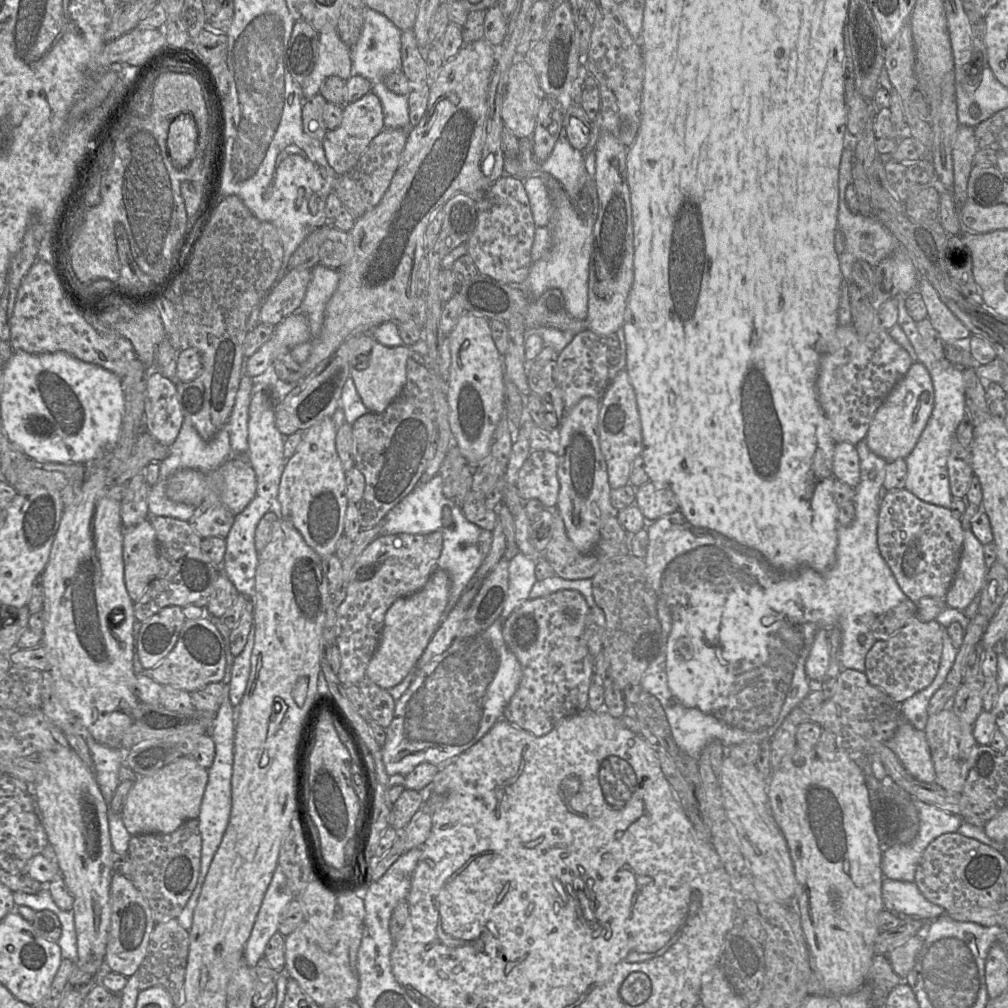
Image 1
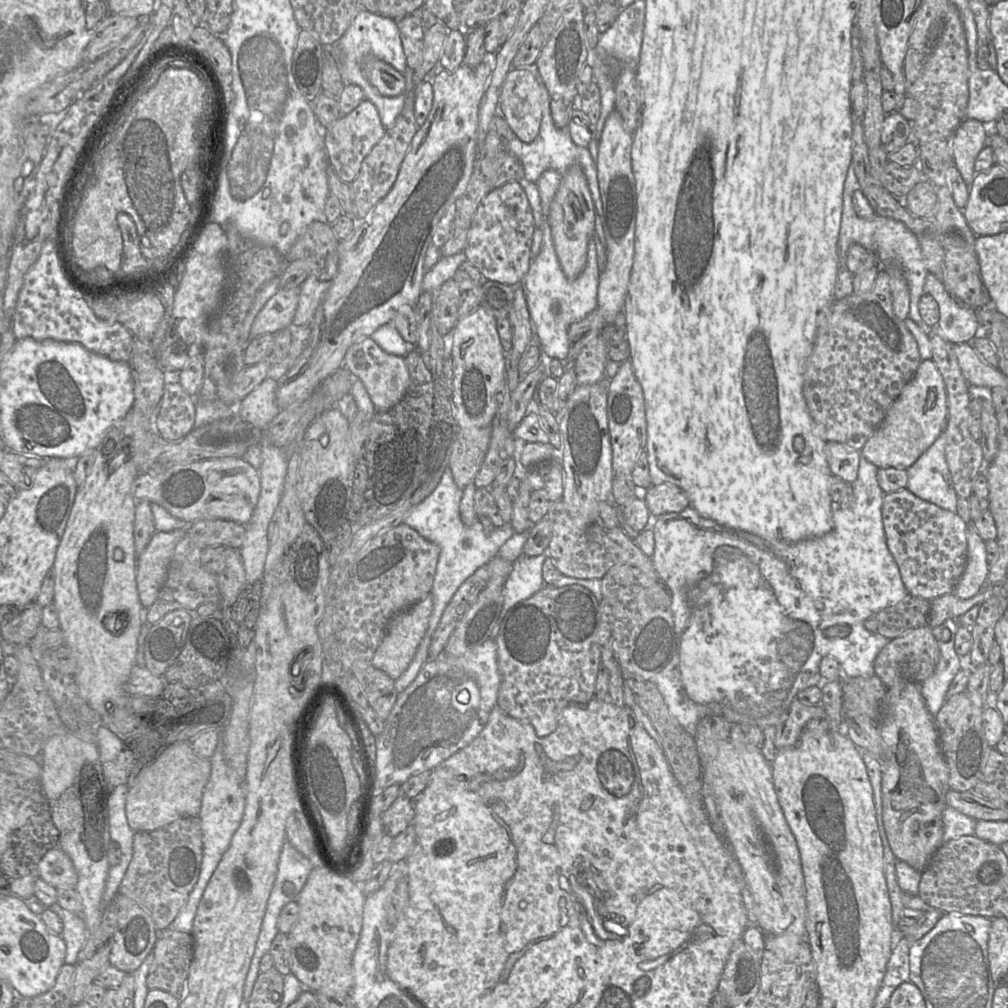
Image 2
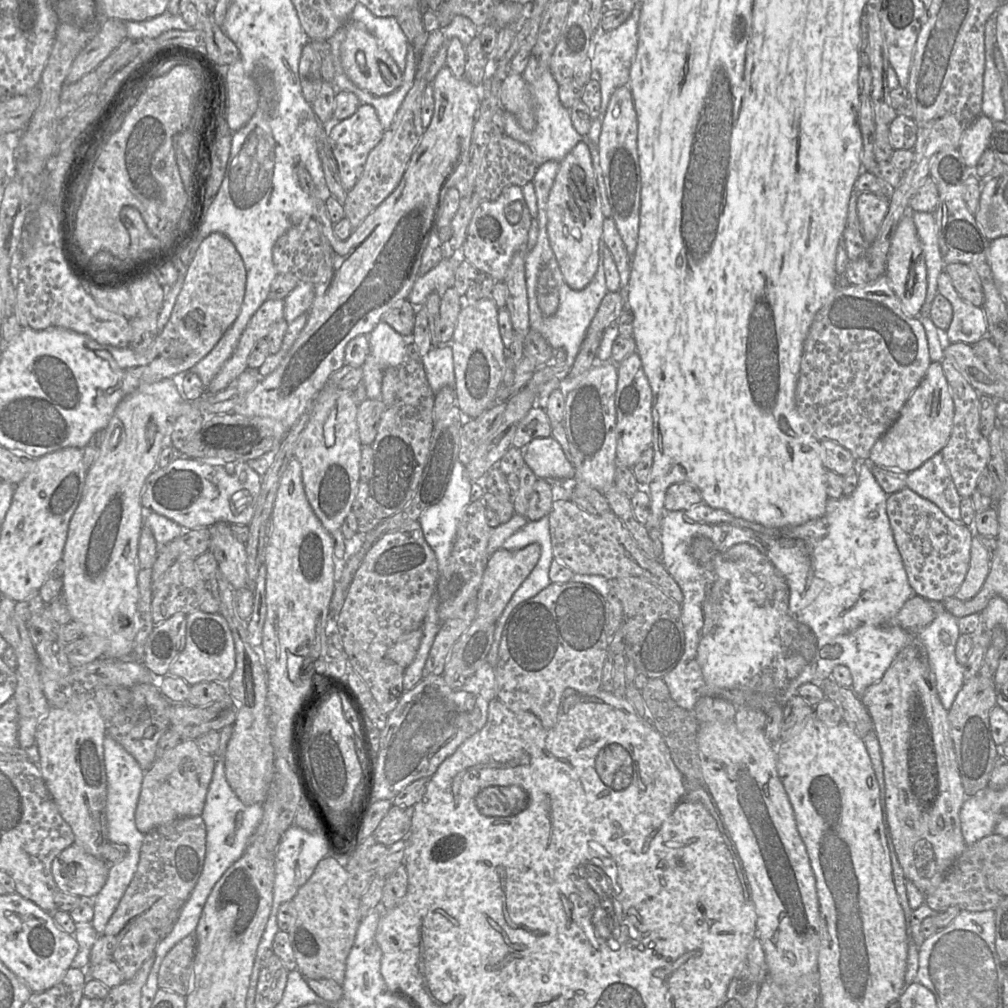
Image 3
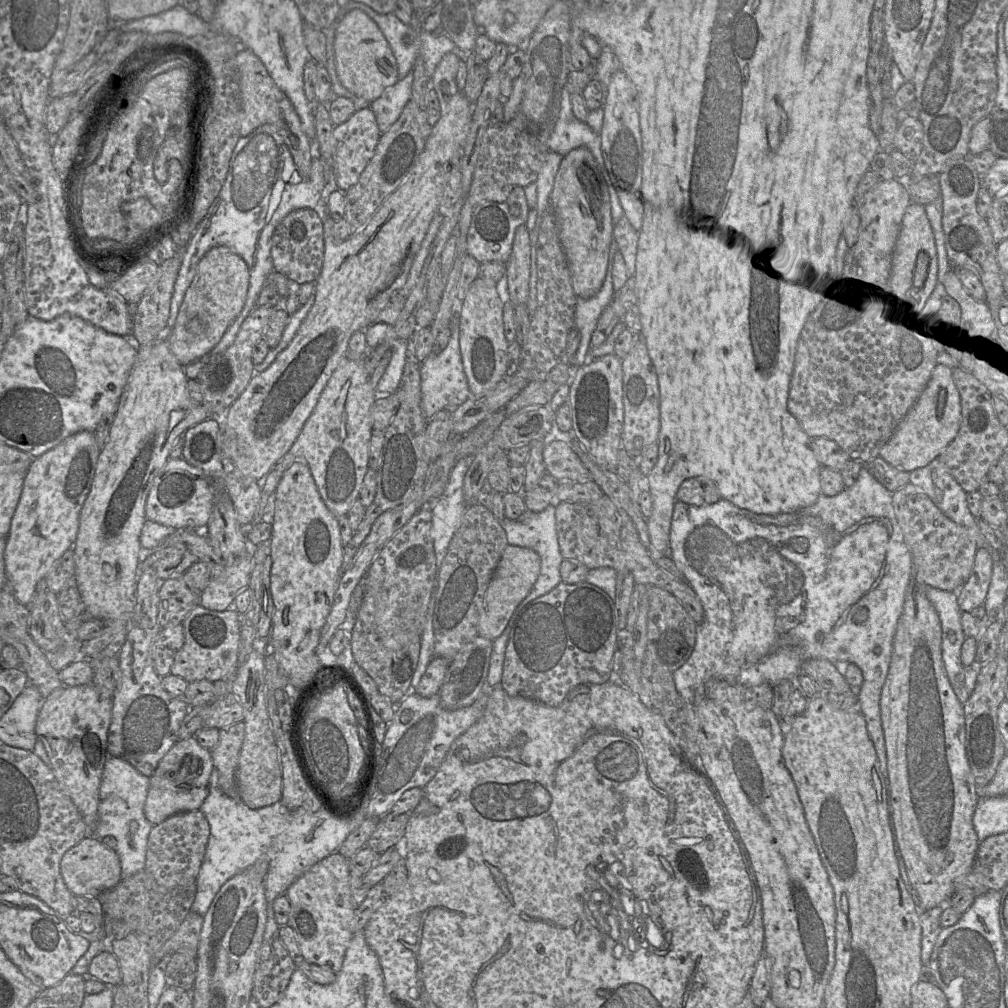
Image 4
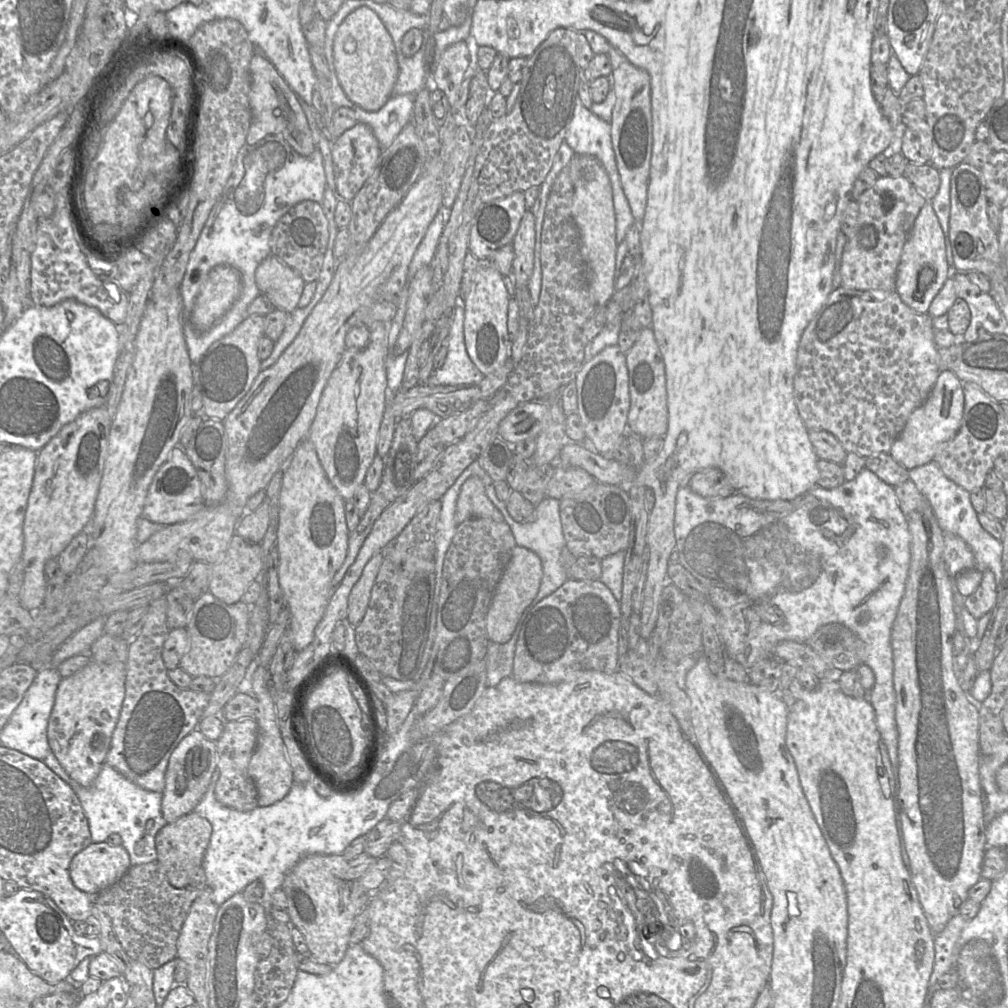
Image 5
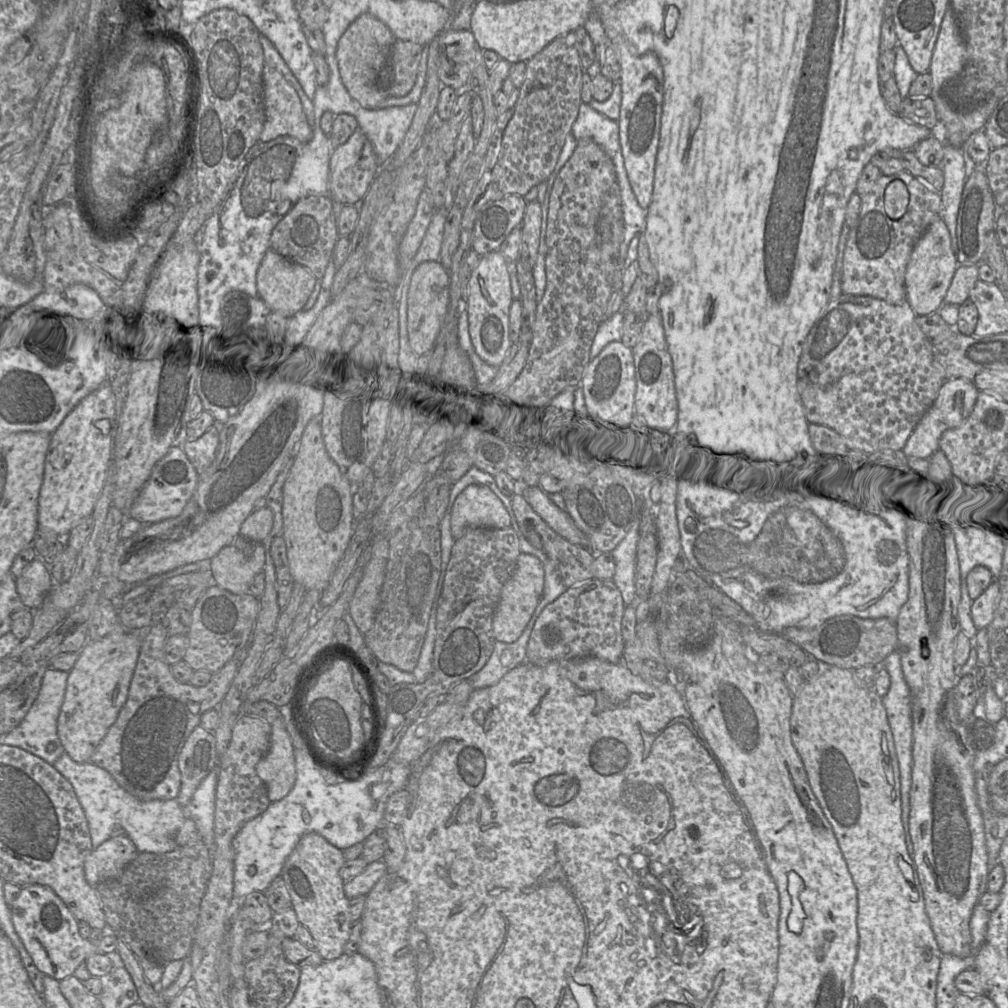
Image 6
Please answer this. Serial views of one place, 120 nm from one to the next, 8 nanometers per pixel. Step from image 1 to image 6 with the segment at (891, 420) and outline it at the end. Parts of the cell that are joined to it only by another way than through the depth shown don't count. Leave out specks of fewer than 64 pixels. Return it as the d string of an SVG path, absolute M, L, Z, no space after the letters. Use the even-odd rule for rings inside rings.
M965 379L945 380L935 401L923 414L907 438L902 449L904 458L906 460L927 460L933 454L936 454L942 434L948 429L958 427L968 418L976 403L978 393L979 390Z

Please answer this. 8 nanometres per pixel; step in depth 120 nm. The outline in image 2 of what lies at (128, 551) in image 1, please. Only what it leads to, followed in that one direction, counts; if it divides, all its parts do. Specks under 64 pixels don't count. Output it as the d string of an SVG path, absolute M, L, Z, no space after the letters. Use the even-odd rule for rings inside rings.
M186 529L155 532L146 548L137 556L136 585L140 604L148 608L156 599L165 581L169 561Z

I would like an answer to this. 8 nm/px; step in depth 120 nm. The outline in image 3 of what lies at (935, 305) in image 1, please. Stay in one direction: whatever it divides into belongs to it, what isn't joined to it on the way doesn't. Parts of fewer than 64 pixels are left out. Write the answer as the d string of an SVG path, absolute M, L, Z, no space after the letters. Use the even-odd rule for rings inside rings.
M945 271L938 277L937 290L951 303L953 308L951 324L943 332L945 343L975 344L987 336L987 320L982 306L974 306L961 298L954 288L949 274Z

